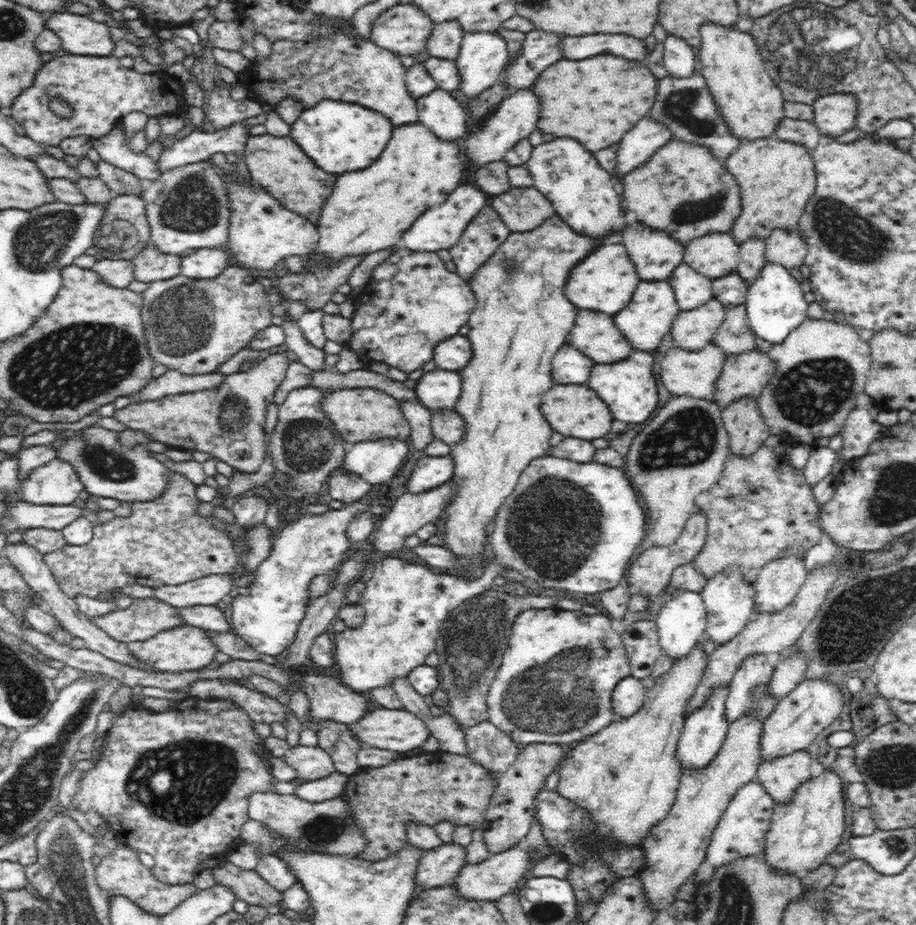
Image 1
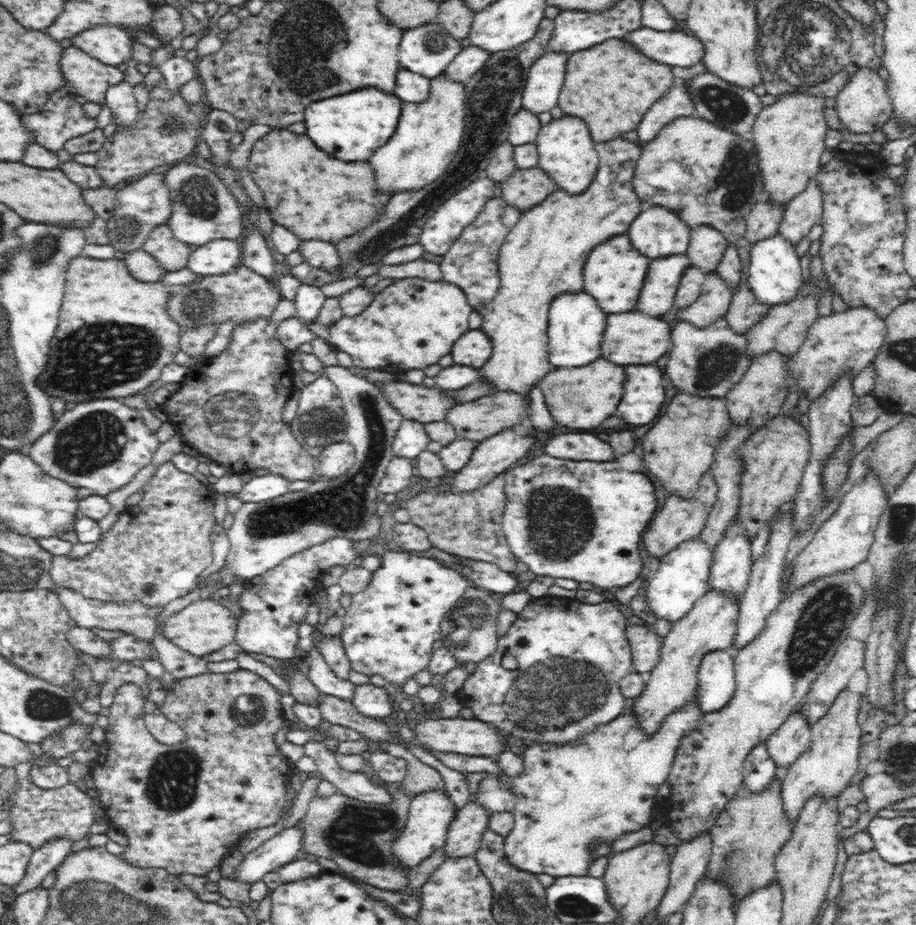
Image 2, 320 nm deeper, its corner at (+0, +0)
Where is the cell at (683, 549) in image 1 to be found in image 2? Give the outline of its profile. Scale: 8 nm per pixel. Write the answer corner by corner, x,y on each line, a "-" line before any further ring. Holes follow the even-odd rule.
711,470
702,474
702,480
699,482
697,494
689,500
678,497
677,494
667,495
662,499
662,504
655,512
654,518
650,522
646,532
644,532
644,546
652,556
664,556
676,546
684,541
694,539
704,530
706,522
717,499
718,485

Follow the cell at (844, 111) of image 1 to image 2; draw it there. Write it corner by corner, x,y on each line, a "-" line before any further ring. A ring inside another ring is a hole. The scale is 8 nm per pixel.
860,68
852,73
834,99
834,108
850,132
854,134
871,133
881,130
887,120
892,118
891,100
888,98
886,82
878,75
876,70

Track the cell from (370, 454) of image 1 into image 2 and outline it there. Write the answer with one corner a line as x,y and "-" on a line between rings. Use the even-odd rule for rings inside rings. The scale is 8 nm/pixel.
405,419
400,424
394,439
394,455
408,459
417,458
424,450
427,450
429,441
422,422

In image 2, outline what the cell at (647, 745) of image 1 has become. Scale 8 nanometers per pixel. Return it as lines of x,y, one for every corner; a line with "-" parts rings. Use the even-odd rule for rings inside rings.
709,588
688,610
686,616
671,626
670,632
663,637
664,645
661,646
656,667
646,675
644,692
632,706
634,719
641,726
645,736
654,736
671,713
682,709
691,700
698,684
700,662
712,650
732,647
738,617
739,600
729,600
728,596
721,596
720,592

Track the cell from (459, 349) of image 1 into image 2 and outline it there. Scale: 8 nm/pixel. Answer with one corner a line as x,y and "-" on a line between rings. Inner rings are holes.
470,329
452,347
451,354
455,364
480,369
492,356
493,344
481,329

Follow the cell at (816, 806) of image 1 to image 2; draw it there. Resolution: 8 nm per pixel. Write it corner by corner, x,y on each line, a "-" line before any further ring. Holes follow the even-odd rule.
849,686
838,692
834,702
828,706
826,714
816,718
816,722
811,724
811,742
810,746
786,769
781,782
781,800
784,810
789,820
794,822
798,820
803,806
812,797
820,796
822,800
834,800
842,792
843,788
848,786
852,776
856,774
859,766
860,752
860,725
858,725
858,712
861,705
861,696
854,692

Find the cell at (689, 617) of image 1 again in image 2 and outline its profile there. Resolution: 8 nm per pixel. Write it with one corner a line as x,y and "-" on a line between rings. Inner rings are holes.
700,536
684,541
670,553
664,554
652,578
646,581
646,598
657,618
665,618
674,624
686,616
688,610
710,588
709,574
713,565
714,548
700,539

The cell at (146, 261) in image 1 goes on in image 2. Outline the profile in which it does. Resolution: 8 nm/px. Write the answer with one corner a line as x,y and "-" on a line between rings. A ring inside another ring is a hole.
168,223
161,224
148,233
143,249
156,258
158,264
166,273
186,268
188,257
191,255
189,245
178,241
173,236

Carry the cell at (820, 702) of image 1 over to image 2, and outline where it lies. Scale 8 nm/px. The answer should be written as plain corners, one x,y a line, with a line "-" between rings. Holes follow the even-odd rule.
849,635
841,642
835,657
829,662
830,666
818,676
798,705
810,725
826,714
838,692
849,686
853,675
863,669
864,658
864,641

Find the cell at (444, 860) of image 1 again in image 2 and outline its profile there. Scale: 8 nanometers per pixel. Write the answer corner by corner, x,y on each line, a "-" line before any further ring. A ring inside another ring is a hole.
468,800
458,809
450,823
445,842
446,854
449,858
473,856
481,847
483,834
488,829
490,810
479,802

